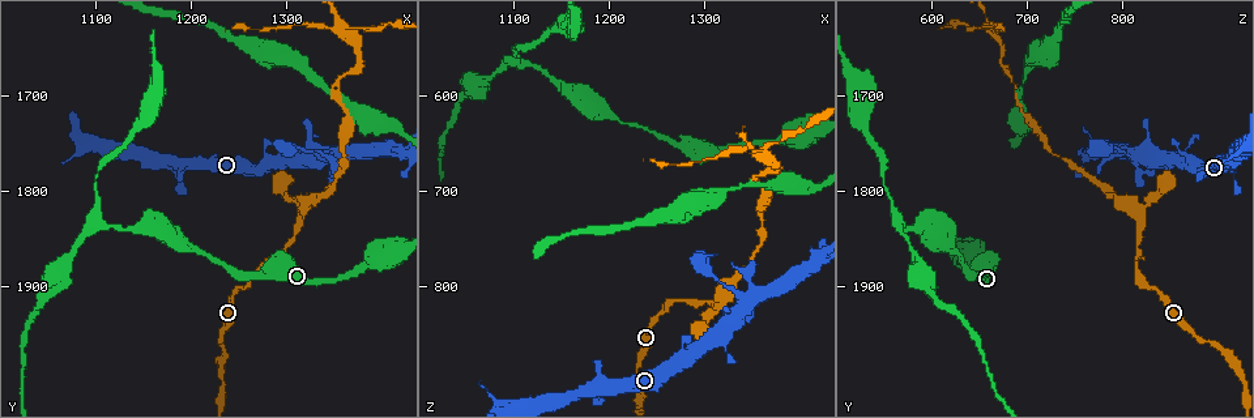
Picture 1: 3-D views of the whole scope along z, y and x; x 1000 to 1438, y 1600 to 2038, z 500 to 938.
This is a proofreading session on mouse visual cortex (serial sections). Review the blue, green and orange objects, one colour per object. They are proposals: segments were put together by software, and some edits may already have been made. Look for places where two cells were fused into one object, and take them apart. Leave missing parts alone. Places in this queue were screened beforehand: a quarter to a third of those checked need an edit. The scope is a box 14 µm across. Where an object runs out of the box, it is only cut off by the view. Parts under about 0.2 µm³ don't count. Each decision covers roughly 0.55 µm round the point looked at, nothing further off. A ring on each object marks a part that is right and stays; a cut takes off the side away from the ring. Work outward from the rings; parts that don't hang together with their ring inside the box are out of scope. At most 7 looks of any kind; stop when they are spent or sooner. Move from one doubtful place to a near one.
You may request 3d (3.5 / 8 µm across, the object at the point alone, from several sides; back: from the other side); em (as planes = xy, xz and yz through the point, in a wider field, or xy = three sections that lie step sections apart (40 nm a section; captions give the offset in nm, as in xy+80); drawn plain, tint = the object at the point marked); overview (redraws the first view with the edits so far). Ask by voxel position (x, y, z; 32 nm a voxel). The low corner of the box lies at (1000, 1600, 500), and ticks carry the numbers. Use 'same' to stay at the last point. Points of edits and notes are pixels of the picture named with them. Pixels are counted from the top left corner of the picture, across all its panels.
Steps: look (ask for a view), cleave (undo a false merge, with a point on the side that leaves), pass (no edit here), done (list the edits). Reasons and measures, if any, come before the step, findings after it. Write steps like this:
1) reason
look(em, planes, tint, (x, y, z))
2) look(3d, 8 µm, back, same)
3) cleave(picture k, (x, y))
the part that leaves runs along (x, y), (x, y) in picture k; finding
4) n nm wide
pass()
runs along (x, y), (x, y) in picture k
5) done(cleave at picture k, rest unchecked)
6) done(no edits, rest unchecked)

three-way junction
look(3d, 3.5 µm, (1335, 1765, 810))

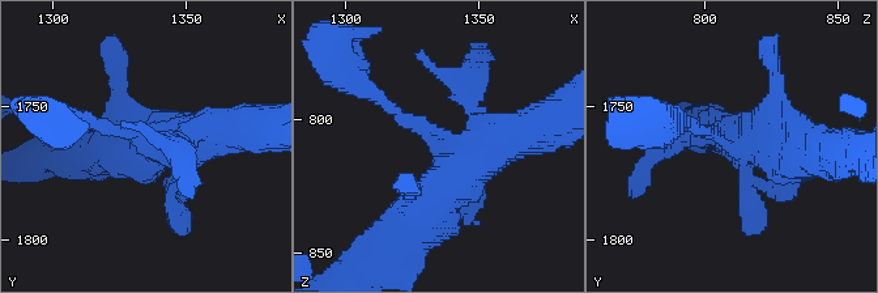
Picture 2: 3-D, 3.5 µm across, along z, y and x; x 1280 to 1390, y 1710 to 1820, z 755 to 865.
look(em, xy, step 1, tint, (1337, 1765, 809))

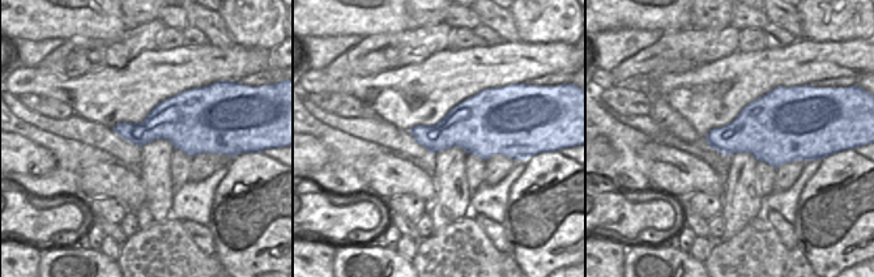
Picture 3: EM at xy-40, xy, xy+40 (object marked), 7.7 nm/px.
cut it another way
look(em, xy, step 5, tint, same)

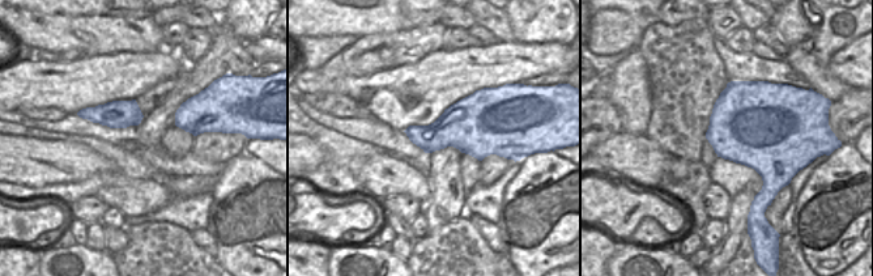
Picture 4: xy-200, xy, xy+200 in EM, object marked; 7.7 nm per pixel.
pass()
continuous, no second cell

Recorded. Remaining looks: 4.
two arms in line, one across
look(3d, 8 µm, (1365, 1630, 660))

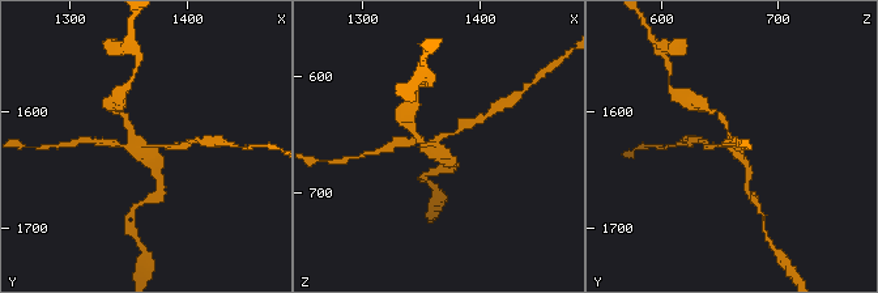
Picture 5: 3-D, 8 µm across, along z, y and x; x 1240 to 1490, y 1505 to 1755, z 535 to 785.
look(3d, 3.5 µm, (1364, 1632, 660))

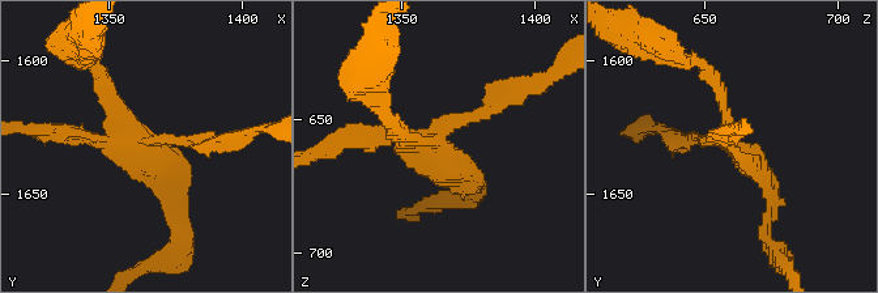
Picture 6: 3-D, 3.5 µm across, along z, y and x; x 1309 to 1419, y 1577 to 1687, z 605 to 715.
shape alone is not enough
look(em, xy, step 2, tint, (1365, 1631, 660))

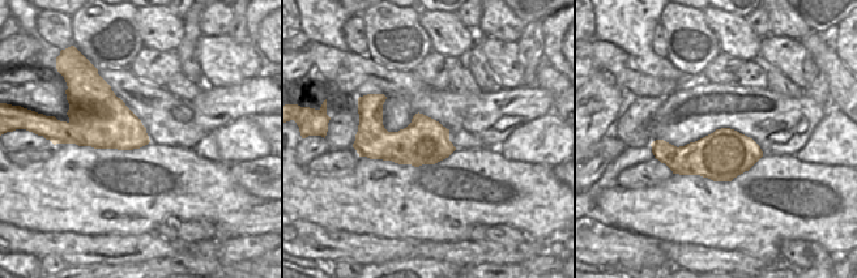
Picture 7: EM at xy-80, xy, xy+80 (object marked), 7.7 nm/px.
360 nm wide
cleave(picture 6, (63, 135))
the part that leaves runs along (149, 143), (221, 143), (261, 131) in picture 6; two cells meet here

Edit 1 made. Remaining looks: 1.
done(cleave at picture 6, rest unchecked)

